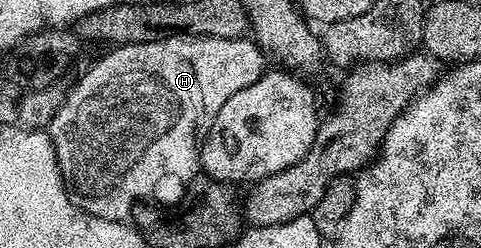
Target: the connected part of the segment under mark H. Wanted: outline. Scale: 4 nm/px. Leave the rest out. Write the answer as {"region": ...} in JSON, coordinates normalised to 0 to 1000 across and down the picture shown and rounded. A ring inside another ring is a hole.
{"region":[[[378,129],[368,145],[343,145],[312,173],[239,181],[222,202],[229,206],[146,367],[141,359],[135,367],[129,407],[121,419],[121,448],[114,452],[112,480],[104,488],[100,536],[112,585],[116,645],[129,698],[129,730],[150,770],[162,835],[202,879],[233,887],[235,895],[262,895],[277,867],[281,831],[301,819],[306,806],[331,798],[331,806],[320,806],[337,823],[362,823],[368,819],[376,786],[387,778],[387,754],[414,698],[414,589],[428,548],[428,528],[441,516],[441,500],[449,484],[449,452],[457,452],[457,435],[470,415],[474,387],[532,339],[532,323],[545,310],[555,278],[553,242],[557,246],[557,234],[536,173],[518,149],[441,153],[435,145],[405,145],[395,129]]]}

